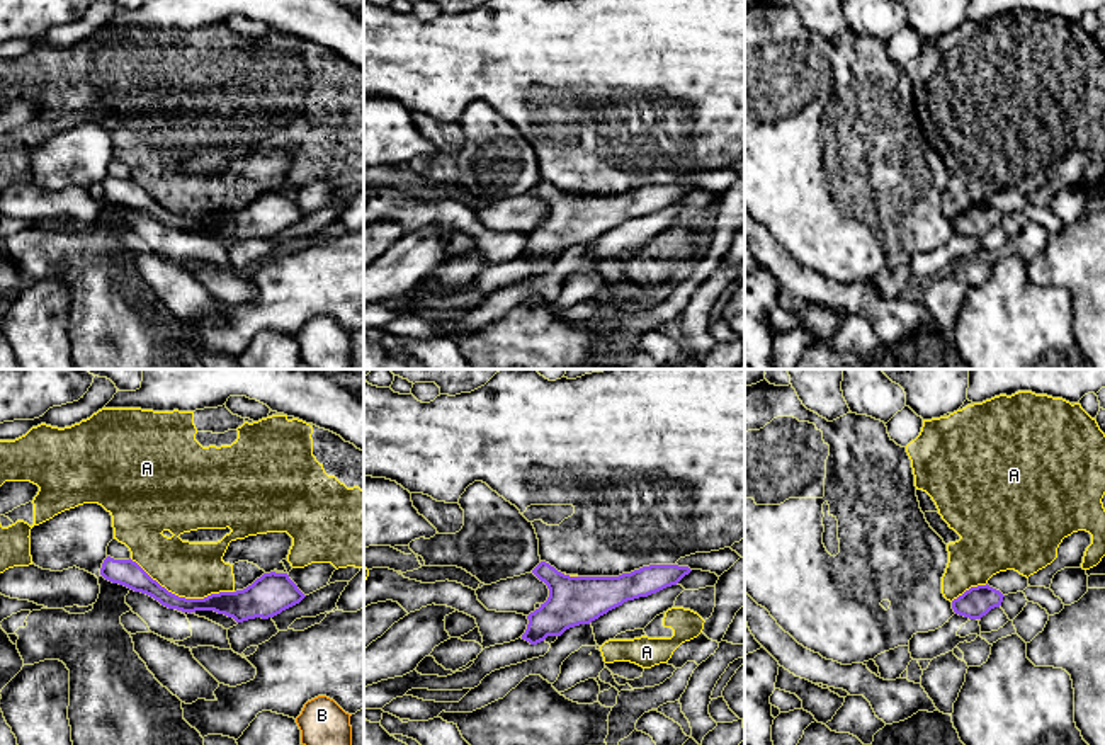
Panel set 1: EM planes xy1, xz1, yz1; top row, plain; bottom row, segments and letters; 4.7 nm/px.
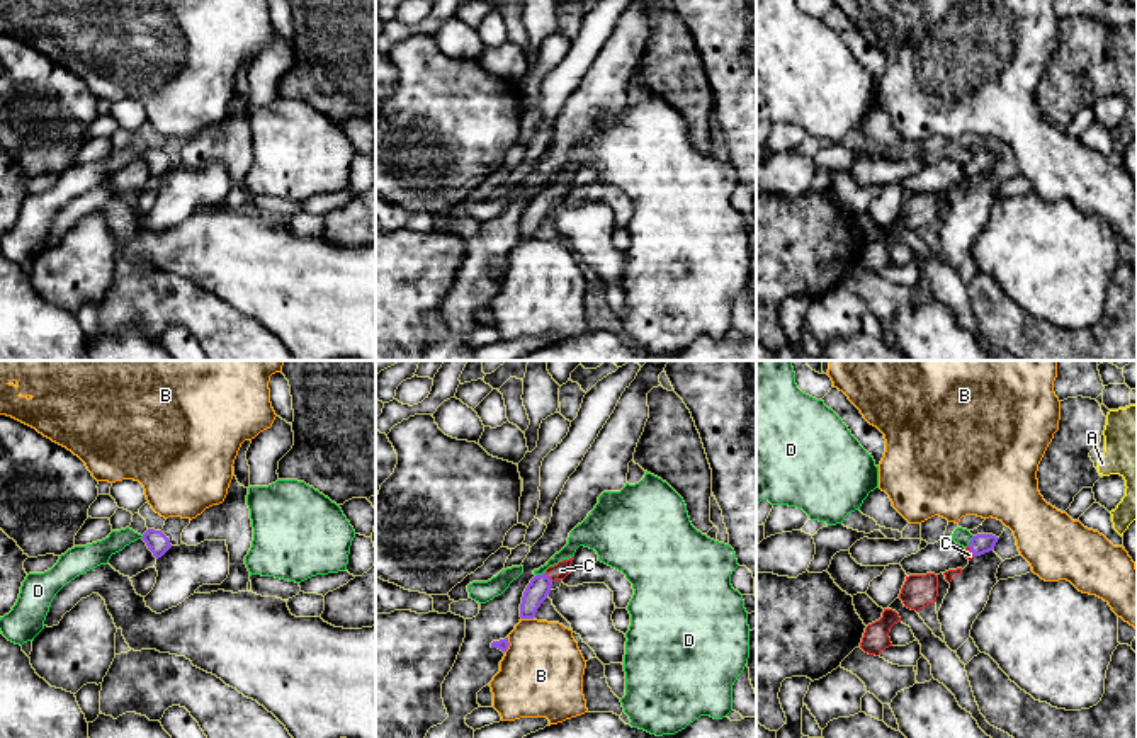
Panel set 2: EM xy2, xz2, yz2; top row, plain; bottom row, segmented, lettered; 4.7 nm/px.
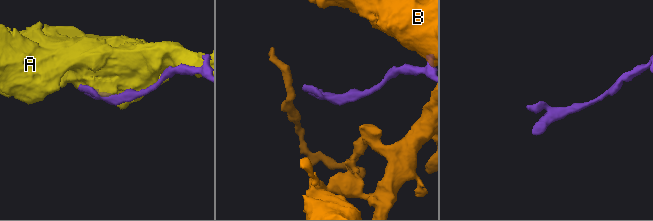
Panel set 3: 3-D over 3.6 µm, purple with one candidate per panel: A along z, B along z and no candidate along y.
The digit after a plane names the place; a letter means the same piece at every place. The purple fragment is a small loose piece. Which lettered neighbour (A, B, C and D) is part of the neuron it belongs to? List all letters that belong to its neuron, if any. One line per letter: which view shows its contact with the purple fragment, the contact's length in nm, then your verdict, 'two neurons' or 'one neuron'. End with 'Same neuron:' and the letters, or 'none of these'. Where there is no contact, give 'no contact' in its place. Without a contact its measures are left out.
A: contact in xy1; length 500 nm; two neurons
B: contact in xz2; length 60 nm; two neurons
C: contact in xz2; length 60 nm; one neuron
D: contact in xz2; length 50 nm; two neurons
Same neuron: C

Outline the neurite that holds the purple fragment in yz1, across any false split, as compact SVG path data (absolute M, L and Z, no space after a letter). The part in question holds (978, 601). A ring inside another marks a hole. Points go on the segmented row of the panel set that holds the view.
M978 585L966 590L962 595L952 600L952 609L955 614L981 619L991 609L1000 607L1003 602L1003 594L993 587Z

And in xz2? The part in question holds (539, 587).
M573 558L563 559L554 566L549 566L542 575L535 575L527 585L522 604L520 617L534 619L540 604L547 599L551 587L556 580L564 580L569 575Z

